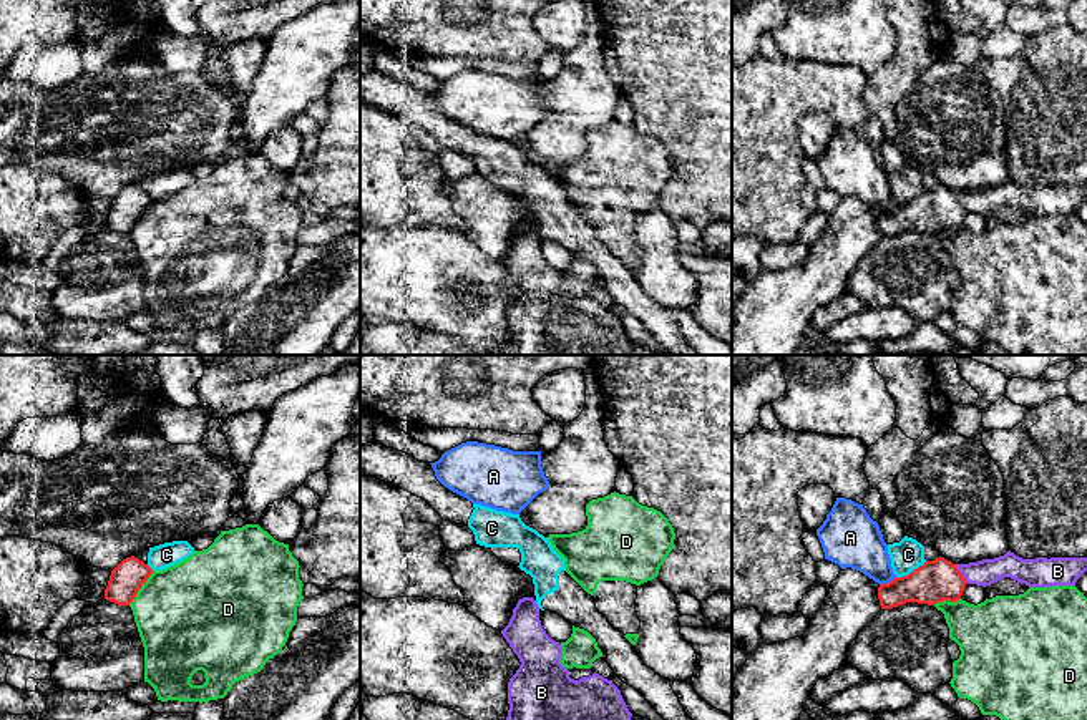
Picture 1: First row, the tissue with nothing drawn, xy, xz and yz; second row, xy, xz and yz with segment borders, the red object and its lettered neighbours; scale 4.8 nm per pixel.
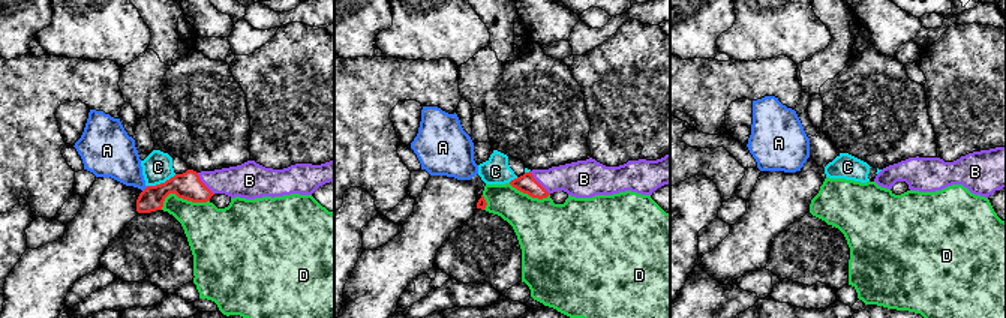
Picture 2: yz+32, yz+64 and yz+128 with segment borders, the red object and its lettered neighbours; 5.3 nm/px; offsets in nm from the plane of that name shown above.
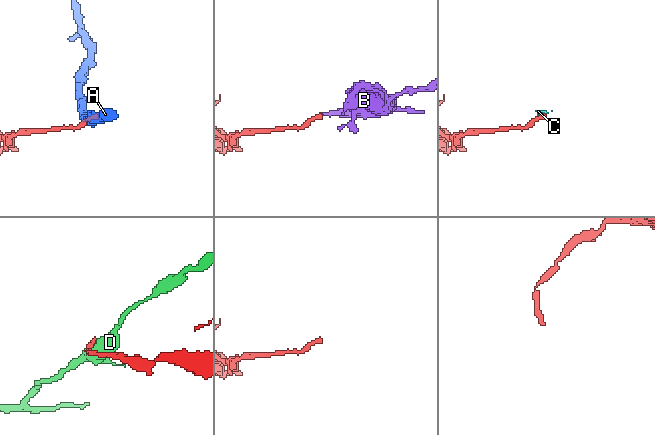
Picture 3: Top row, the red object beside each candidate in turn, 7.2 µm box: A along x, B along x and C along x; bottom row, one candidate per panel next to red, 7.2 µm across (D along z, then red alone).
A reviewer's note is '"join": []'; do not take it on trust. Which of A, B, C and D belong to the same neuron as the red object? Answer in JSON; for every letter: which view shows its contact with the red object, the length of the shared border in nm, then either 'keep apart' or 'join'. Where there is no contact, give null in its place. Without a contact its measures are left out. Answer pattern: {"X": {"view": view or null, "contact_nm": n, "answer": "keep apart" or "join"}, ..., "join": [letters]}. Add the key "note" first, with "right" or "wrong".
{"note": "wrong", "A": {"view": "yz", "contact_nm": 90, "answer": "keep apart"}, "B": {"view": "yz", "contact_nm": 120, "answer": "join"}, "C": {"view": "yz", "contact_nm": 170, "answer": "keep apart"}, "D": {"view": "xy", "contact_nm": 200, "answer": "keep apart"}, "join": ["B"]}

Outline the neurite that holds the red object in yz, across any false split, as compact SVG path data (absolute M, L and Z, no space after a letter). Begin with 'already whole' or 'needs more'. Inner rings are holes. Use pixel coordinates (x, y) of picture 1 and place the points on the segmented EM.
needs more | M1007 551L994 559L953 564L939 556L908 576L881 584L878 599L881 609L893 609L906 602L934 606L943 601L959 601L968 584L986 587L1002 577L1011 577L1029 587L1075 586L1085 571L1087 557L1022 559Z

